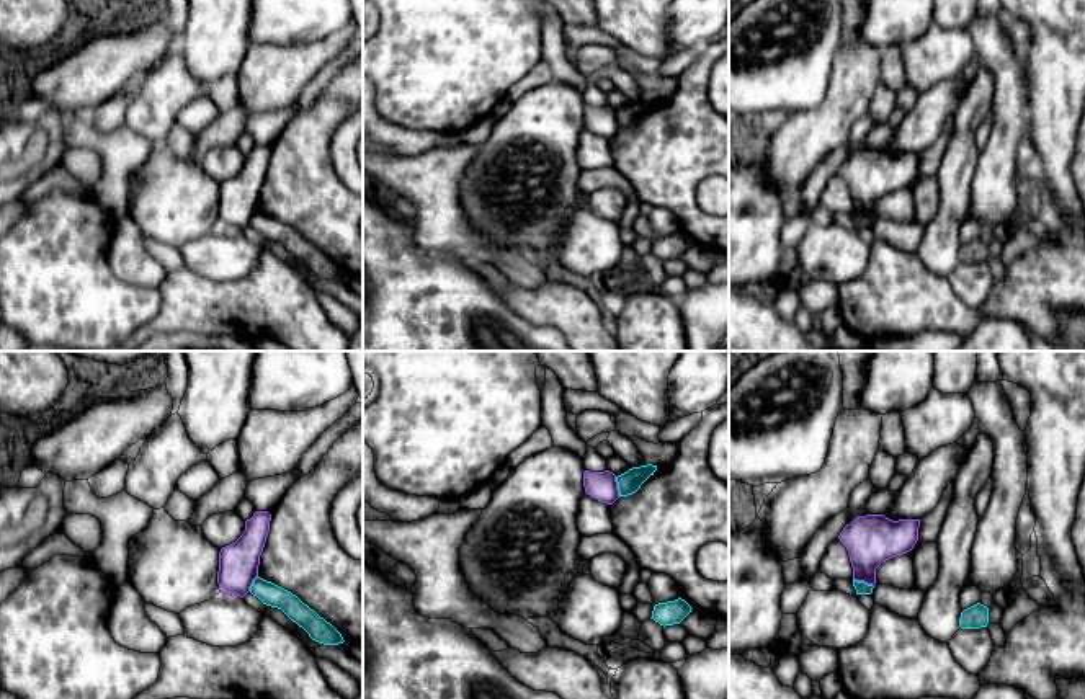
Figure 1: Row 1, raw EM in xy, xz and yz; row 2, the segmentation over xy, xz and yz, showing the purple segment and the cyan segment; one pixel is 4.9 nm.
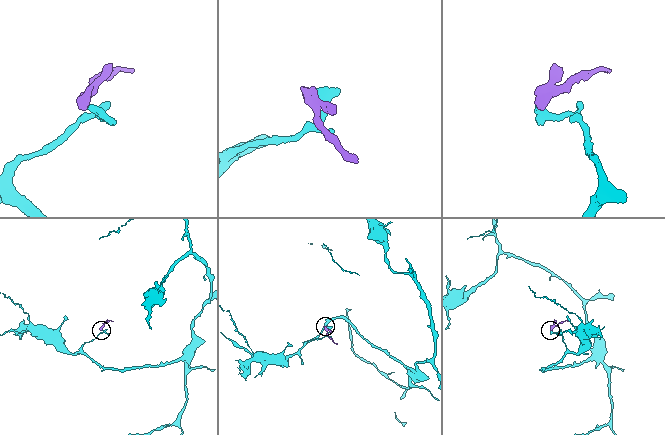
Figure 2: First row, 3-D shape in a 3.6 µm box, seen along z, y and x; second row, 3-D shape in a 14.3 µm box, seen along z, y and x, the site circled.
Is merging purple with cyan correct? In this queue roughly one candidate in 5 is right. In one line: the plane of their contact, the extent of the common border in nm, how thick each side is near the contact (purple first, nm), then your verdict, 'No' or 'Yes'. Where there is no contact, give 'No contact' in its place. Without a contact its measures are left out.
Touches purple in yz. Shared border 110 nm. Thickness 240 nm (purple) against 60 nm. No

